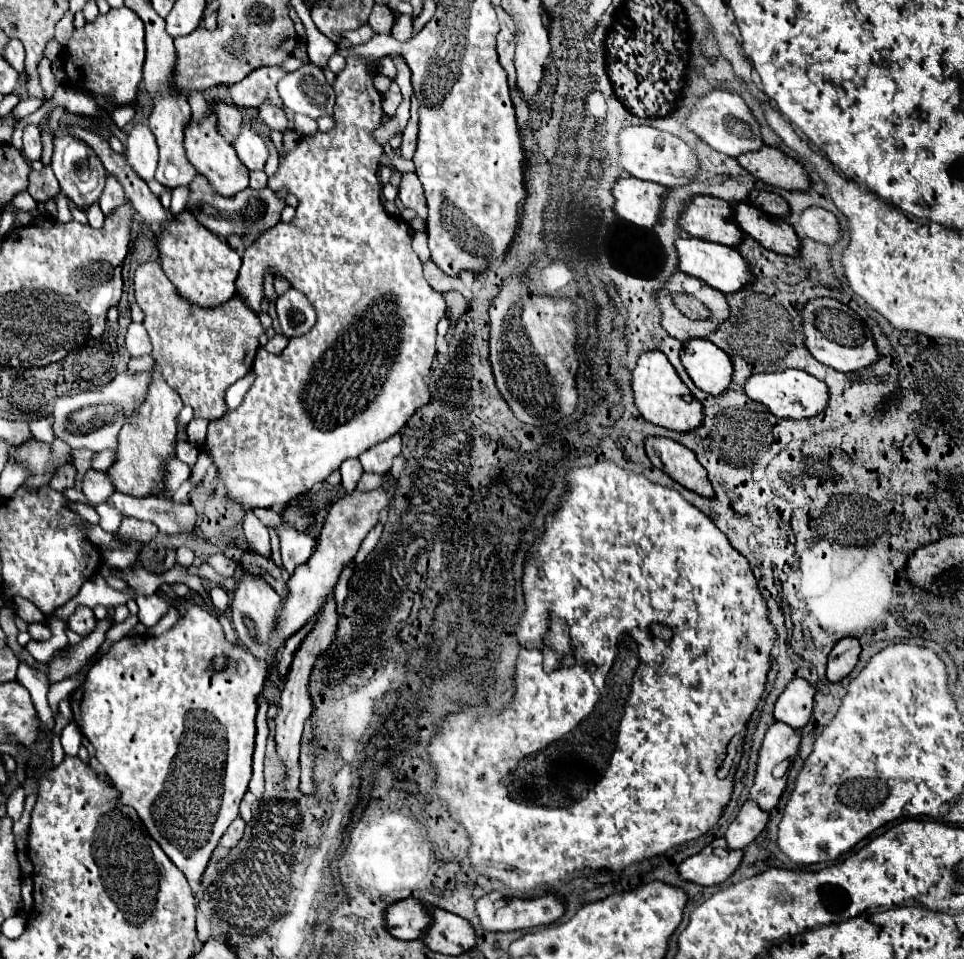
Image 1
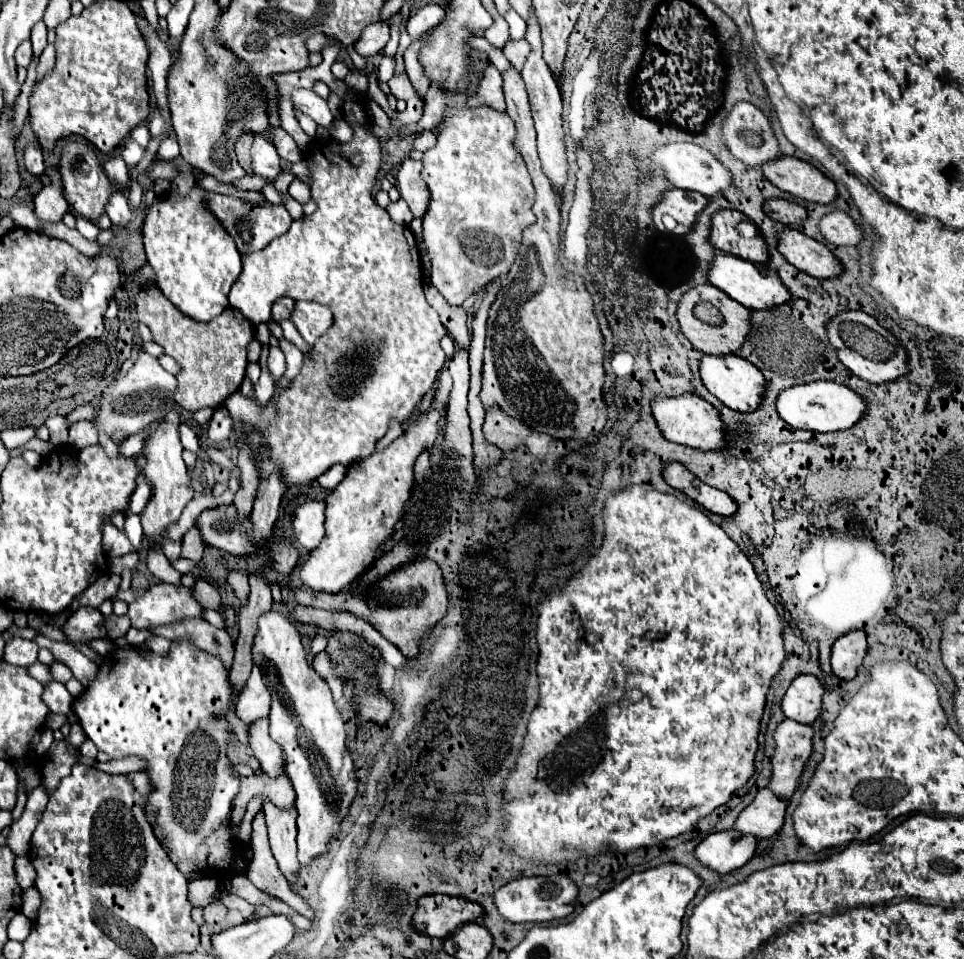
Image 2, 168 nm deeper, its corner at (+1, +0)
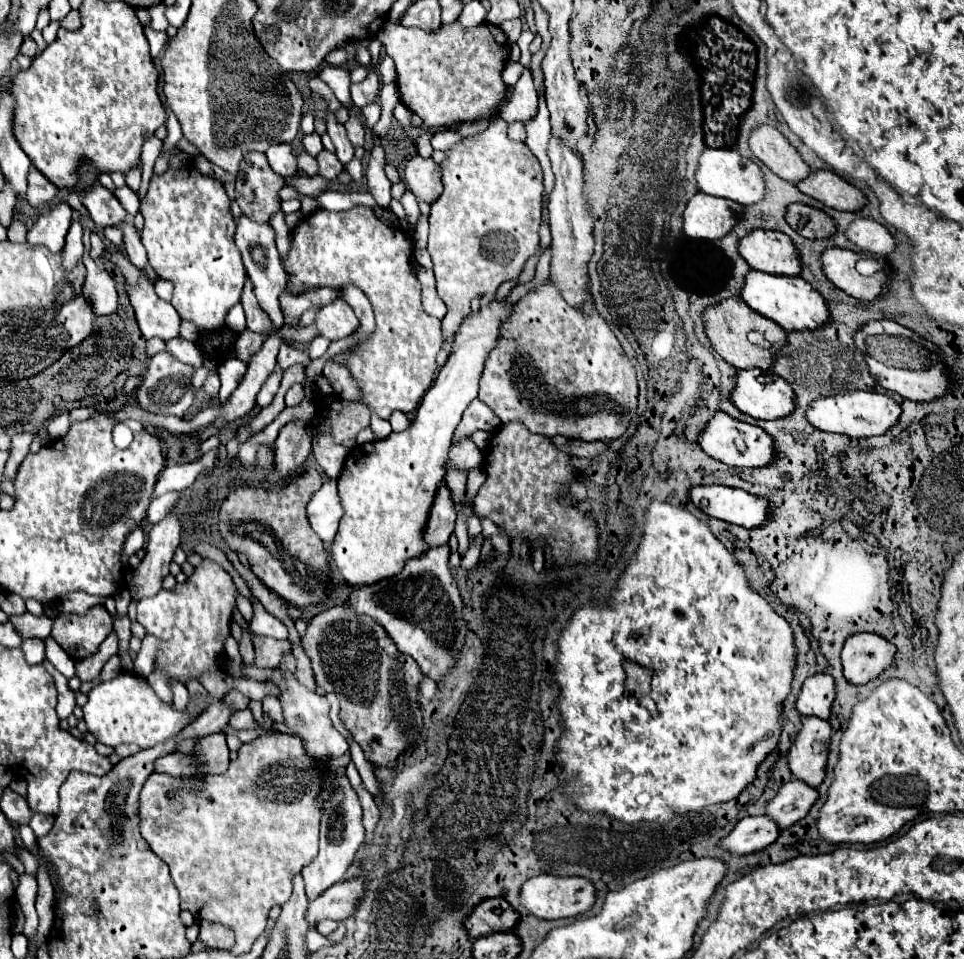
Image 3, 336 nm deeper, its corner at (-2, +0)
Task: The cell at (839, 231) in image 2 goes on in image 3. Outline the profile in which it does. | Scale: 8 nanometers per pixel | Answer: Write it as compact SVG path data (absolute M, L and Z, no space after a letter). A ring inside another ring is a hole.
M855 219L849 223L845 237L857 245L863 253L877 253L877 255L887 255L893 251L895 241L891 233L877 221L873 219Z

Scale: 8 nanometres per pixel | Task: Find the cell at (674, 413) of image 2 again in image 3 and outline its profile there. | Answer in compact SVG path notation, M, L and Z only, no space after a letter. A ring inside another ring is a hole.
M717 411L713 415L711 421L707 421L707 425L699 431L697 437L699 447L713 459L731 465L731 467L761 467L767 465L773 459L773 441L771 437L755 425L731 419L725 411Z

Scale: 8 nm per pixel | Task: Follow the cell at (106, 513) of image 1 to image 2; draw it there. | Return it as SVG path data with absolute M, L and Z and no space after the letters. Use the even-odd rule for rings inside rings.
M144 477L138 479L138 487L136 491L132 493L132 499L130 499L130 509L128 513L142 513L144 507L148 505L148 499L152 497L152 485L148 481L144 481Z

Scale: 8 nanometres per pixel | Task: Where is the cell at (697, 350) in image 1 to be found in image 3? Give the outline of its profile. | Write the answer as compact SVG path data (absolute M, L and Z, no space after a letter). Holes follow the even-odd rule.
M735 369L735 387L729 401L753 419L779 419L793 411L791 385L767 371Z

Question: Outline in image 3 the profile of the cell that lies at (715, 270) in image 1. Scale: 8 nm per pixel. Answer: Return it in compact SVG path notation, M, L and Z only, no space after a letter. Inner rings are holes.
M751 269L745 279L743 287L739 291L739 297L757 313L763 317L775 321L781 325L785 331L795 331L795 329L817 329L829 319L827 305L809 283L805 283L801 277L787 277L787 275L767 275L763 271Z

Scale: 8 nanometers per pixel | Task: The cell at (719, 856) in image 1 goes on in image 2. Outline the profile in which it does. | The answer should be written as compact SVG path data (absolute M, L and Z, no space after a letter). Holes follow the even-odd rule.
M736 829L718 831L708 835L698 847L696 857L700 863L716 873L730 873L750 861L756 849L754 835L742 835Z

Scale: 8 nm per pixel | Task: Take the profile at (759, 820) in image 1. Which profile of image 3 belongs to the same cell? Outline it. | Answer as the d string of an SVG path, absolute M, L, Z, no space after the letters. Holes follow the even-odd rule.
M793 779L793 781L785 783L777 791L777 795L767 803L765 815L771 821L775 821L775 825L779 829L787 829L807 815L807 811L815 803L815 799L817 799L817 789L809 787L803 781Z

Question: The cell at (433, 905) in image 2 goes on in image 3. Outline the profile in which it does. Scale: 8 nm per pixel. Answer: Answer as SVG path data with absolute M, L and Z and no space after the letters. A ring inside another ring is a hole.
M483 899L463 921L463 929L471 937L483 937L495 931L509 931L519 915L503 899Z

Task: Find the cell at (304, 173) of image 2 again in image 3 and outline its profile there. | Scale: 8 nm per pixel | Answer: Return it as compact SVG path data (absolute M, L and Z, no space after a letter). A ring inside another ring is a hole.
M321 151L317 155L317 163L319 163L319 175L329 181L335 179L343 171L343 165L339 163L339 159L329 151Z

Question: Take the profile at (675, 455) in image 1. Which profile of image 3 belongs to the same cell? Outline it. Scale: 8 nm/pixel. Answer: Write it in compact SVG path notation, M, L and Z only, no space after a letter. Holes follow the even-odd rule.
M709 485L709 489L691 487L689 499L707 515L733 525L743 525L747 529L759 527L767 521L767 501L741 489L723 485Z

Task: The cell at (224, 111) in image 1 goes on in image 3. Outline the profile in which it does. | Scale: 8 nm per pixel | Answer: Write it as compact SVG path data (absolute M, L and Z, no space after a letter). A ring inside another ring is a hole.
M251 151L241 159L235 195L241 211L253 221L269 221L271 213L279 209L279 189L285 179L271 171L265 153Z

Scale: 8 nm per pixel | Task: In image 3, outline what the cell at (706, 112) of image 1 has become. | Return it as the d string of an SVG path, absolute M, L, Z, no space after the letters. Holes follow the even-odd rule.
M759 125L751 131L749 149L775 175L789 183L799 183L811 173L811 167L799 157L789 141L771 125Z

